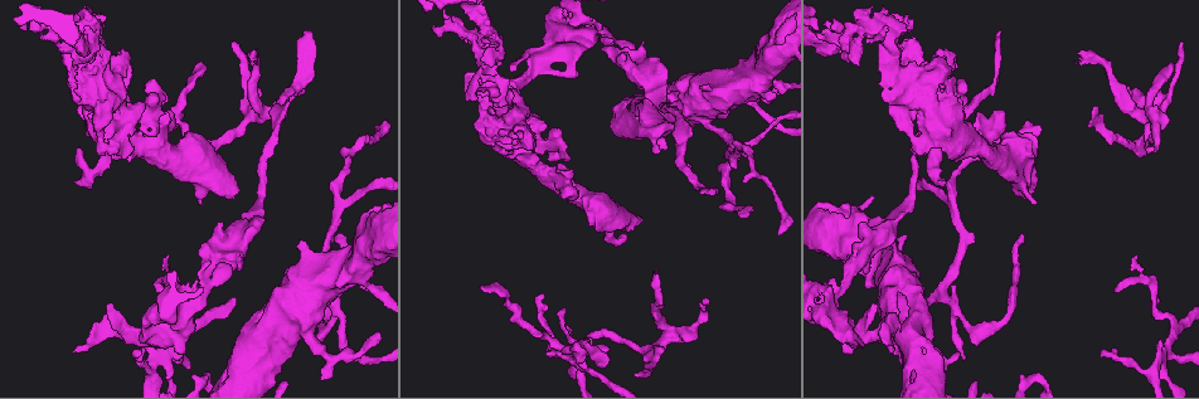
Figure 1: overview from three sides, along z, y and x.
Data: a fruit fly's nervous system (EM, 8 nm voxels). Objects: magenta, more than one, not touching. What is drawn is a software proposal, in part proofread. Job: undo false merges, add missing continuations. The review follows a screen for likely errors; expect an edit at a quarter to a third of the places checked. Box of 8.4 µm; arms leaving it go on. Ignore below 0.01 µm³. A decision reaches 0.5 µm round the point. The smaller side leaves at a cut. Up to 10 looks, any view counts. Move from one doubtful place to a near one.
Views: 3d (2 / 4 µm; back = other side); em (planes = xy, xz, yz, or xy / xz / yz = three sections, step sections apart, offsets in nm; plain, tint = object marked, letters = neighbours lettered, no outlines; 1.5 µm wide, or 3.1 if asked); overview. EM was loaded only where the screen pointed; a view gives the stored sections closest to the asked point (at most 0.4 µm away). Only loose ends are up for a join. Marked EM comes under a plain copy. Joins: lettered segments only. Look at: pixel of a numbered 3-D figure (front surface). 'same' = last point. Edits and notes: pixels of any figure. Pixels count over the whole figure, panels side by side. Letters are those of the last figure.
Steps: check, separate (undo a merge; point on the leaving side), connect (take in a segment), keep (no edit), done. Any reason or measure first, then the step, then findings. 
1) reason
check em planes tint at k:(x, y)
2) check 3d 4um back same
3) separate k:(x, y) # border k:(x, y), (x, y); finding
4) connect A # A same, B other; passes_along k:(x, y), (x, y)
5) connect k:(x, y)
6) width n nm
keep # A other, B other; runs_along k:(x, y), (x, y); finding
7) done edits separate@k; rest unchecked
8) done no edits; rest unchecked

three-way junction
check em planes letters at 1:(545, 352)

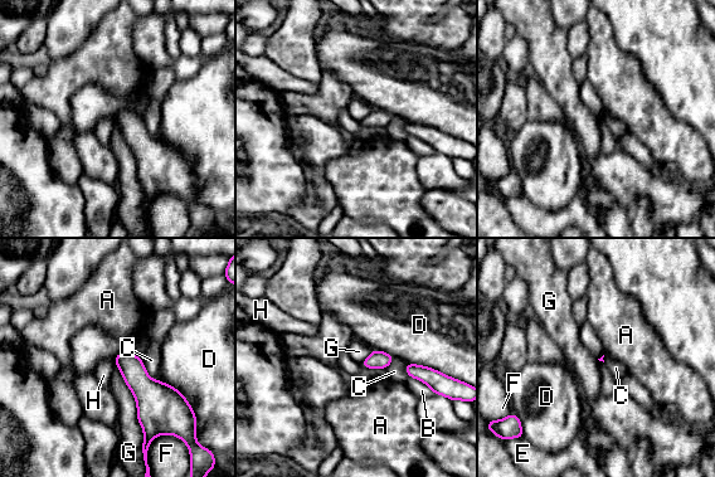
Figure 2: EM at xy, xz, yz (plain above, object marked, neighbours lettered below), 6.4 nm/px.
keep # A other, B other, C other, D other, E other, F other, G other, H other; border 2:(116, 364), (134, 397), (144, 442); no lettered segment goes on from it

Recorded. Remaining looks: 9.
check em planes tint at 1:(885, 35)

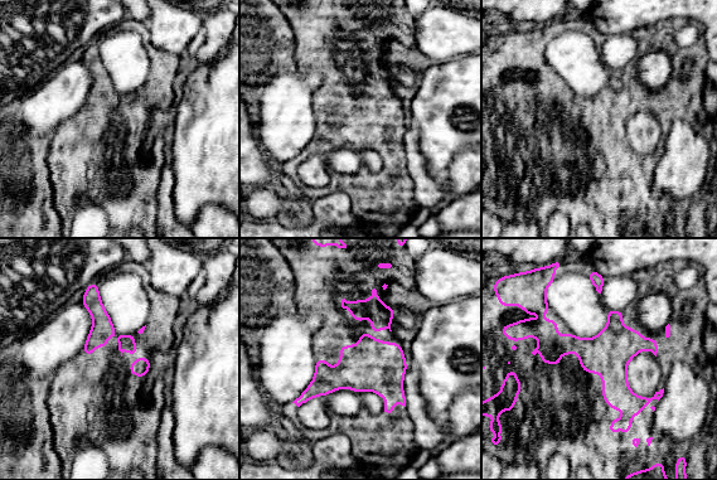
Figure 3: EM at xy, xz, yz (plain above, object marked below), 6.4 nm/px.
see the neighbours
check em planes letters same

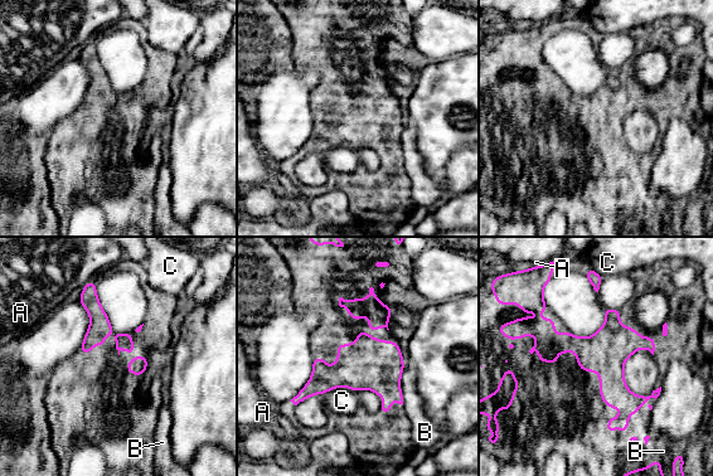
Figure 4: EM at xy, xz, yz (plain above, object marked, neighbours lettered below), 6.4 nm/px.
width 280 nm
keep # A other, B other, C other; runs_along 4:(532, 326), (630, 399), (655, 393); one neuron here

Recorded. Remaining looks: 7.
tapers out
check em xy step 8 letters at 1:(253, 63)

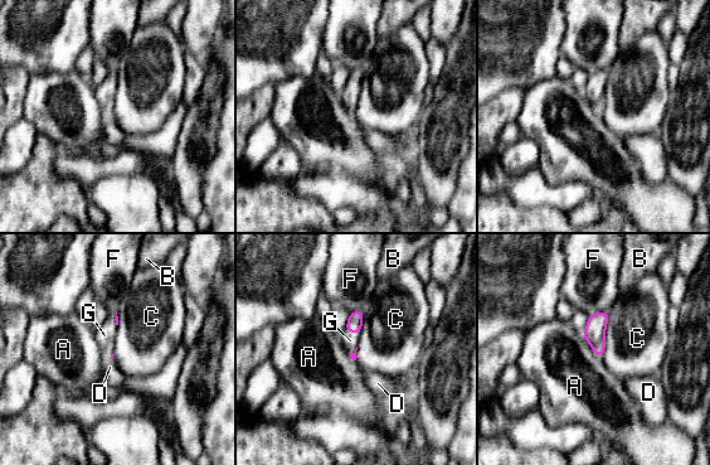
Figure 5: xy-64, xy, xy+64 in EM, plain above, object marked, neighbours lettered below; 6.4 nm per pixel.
longest_contact C 300 nm
connect G # A other, B other, C other, D other, F other, G same; passes_along 5:(355, 319), (351, 330), (350, 340); the neuron continues

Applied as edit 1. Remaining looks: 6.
end of a long branch
check 3d 4um at 1:(740, 216)

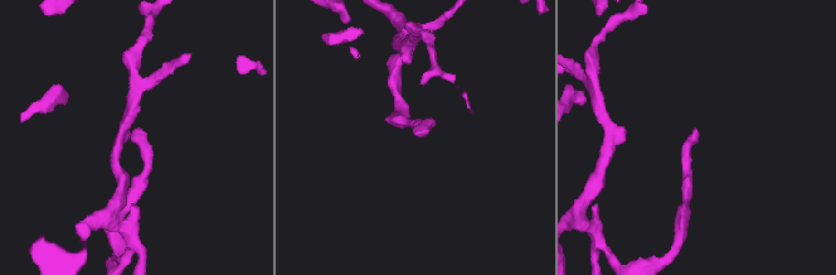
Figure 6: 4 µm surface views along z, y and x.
check em planes tint at 6:(697, 133)

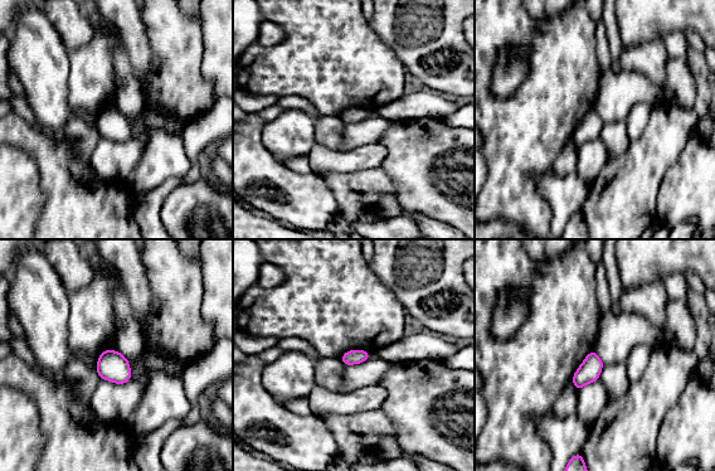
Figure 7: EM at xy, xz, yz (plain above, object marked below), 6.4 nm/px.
check em planes letters same

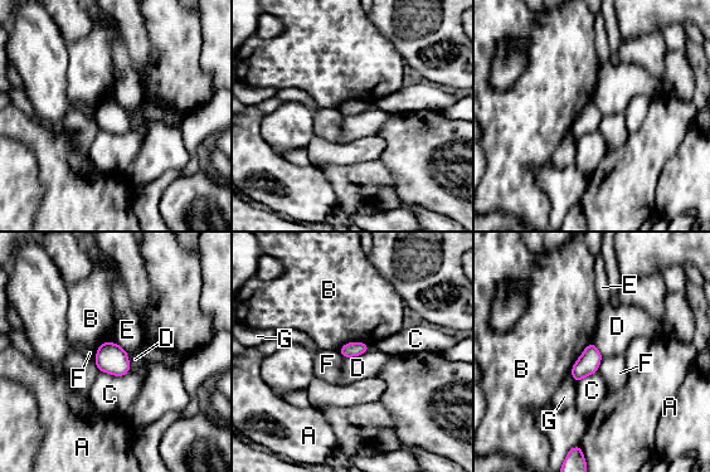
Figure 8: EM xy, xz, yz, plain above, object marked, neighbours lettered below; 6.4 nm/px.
longest_contact B 220 nm
keep # A other, B other, C other, D other, E other, F other, G other; no lettered segment goes on from it

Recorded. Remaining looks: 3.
done edits connect@5; rest unchecked

